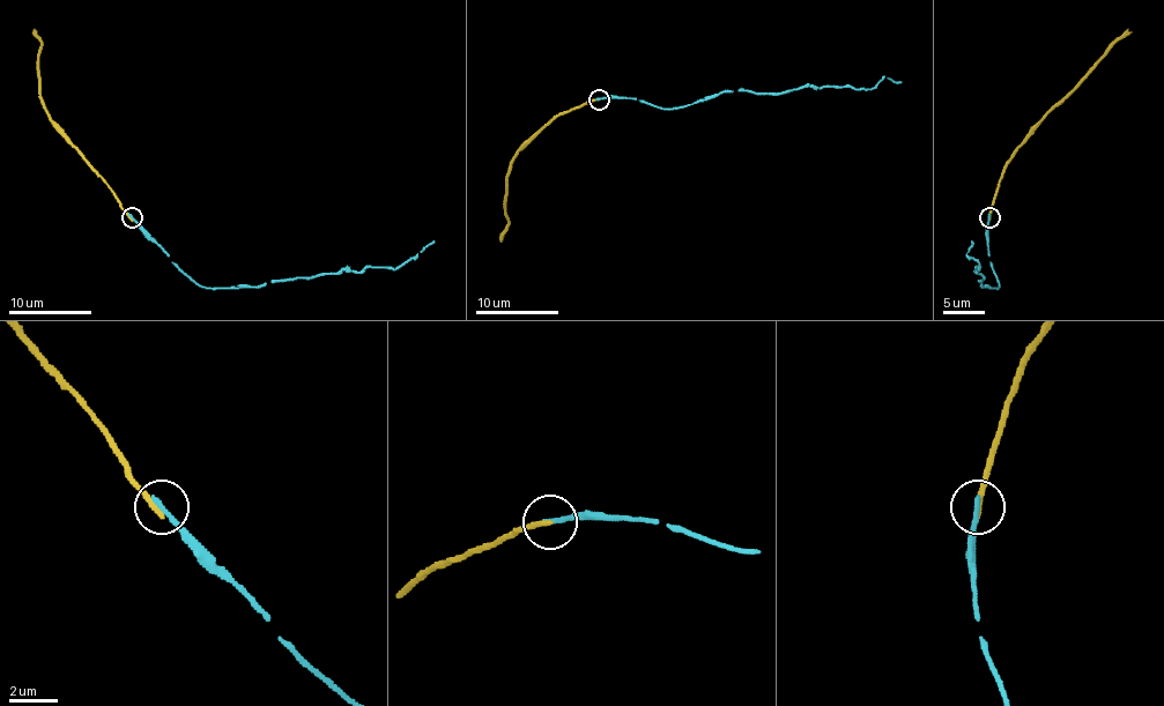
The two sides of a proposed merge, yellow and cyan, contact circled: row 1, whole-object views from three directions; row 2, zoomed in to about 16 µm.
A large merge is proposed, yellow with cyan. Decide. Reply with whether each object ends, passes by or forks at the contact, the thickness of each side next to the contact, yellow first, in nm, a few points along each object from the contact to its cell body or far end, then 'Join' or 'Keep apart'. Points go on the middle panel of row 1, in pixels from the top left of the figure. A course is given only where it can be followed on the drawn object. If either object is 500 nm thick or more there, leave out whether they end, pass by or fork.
At the ring yellow ends. At the ring cyan ends. Thickness 260 nm (yellow) against 240 nm. Course of yellow: (597, 99), (562, 112), (517, 155), (506, 191), (508, 228), (499, 243). Course of cyan: (599, 99), (638, 99), (669, 108), (690, 105), (725, 91), (873, 89), (884, 76), (902, 83). Keep apart

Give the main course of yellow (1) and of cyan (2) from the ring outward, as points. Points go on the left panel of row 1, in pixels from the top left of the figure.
1: (130, 216), (50, 117), (39, 77), (41, 41), (32, 32)
2: (132, 216), (171, 262), (202, 287), (312, 279), (343, 270), (362, 273), (370, 266), (399, 268), (435, 242)

